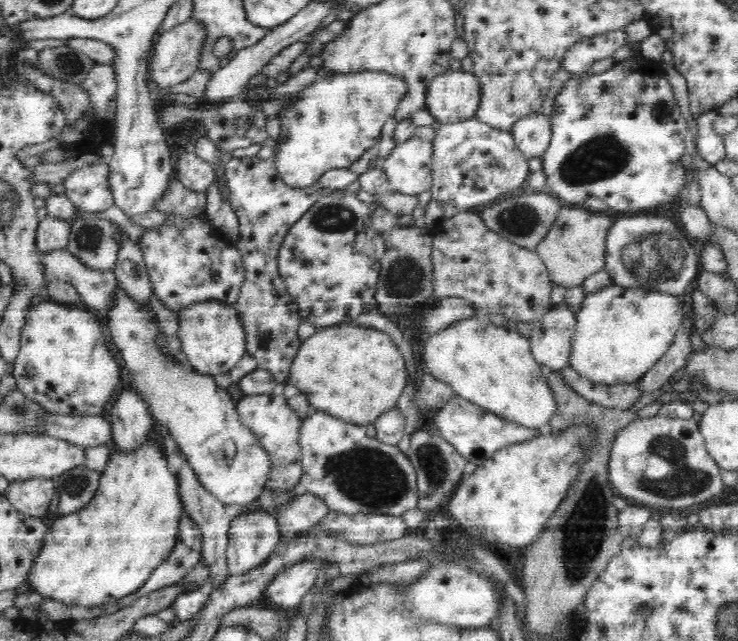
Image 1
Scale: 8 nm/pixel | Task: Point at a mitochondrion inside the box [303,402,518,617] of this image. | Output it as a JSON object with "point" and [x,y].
{"point":[368,476]}

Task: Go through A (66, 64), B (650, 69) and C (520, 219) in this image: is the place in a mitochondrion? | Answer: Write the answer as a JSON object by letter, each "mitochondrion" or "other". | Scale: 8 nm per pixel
{"A":"mitochondrion","B":"other","C":"mitochondrion"}

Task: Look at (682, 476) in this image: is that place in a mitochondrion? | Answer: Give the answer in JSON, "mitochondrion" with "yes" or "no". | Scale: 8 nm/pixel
{"mitochondrion":"yes"}

